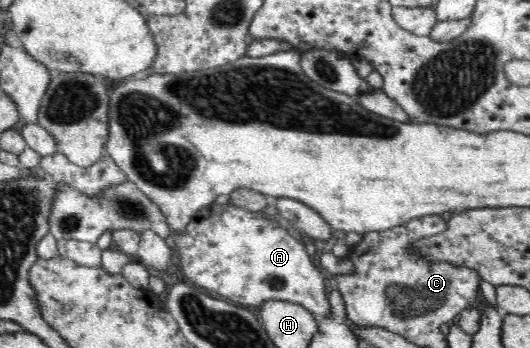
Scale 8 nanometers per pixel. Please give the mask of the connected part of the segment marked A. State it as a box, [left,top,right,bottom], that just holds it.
[176,204,331,317]

